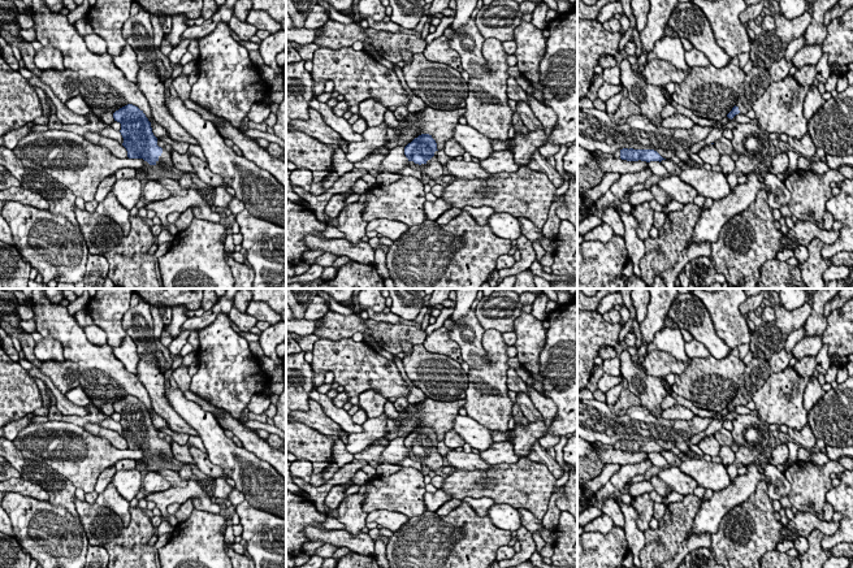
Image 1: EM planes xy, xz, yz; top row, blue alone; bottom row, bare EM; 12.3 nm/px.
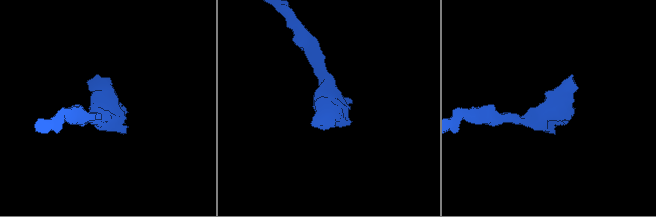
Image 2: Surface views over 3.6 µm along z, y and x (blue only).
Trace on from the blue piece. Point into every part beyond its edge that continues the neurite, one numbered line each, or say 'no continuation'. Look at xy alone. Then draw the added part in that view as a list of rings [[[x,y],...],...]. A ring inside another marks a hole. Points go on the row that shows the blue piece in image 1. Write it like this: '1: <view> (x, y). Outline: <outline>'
1: xy (164, 163). Outline: [[[163,148],[163,153],[159,156],[156,165],[164,172],[176,170],[172,162],[170,152]]]

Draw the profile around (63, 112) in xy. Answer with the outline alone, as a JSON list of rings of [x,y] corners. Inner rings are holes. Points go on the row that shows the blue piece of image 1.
[[[34,75],[33,78],[27,79],[29,84],[33,87],[39,87],[44,91],[46,96],[56,108],[56,116],[62,123],[68,125],[87,125],[86,116],[75,114],[72,112],[59,97],[56,97],[48,84],[46,84],[40,77]]]

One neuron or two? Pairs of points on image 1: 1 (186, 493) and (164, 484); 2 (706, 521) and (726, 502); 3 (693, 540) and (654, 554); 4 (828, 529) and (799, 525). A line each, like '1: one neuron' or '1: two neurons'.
1: two neurons
2: one neuron
3: one neuron
4: one neuron

